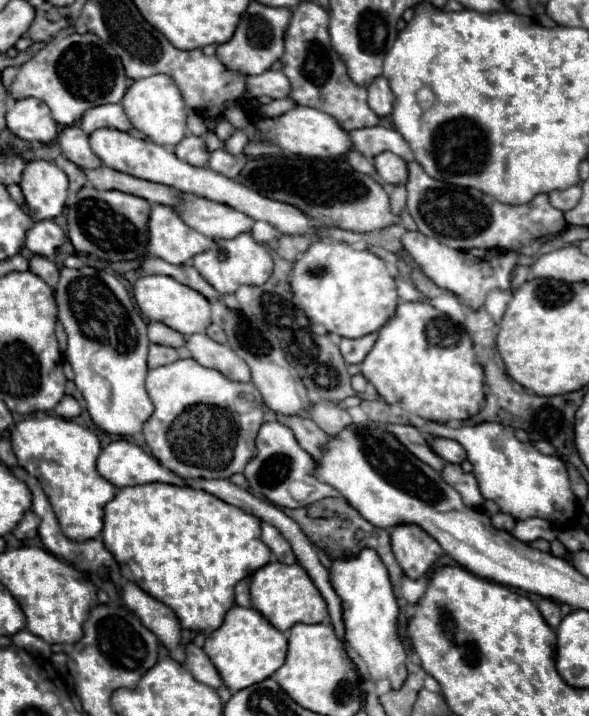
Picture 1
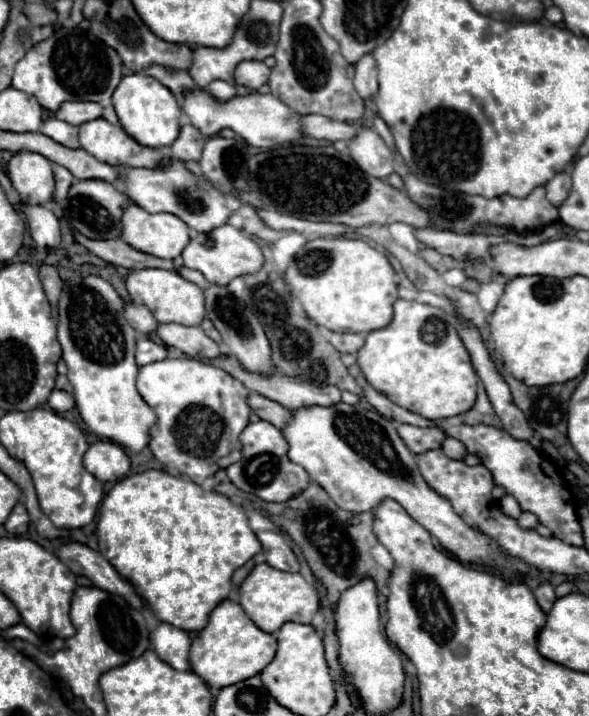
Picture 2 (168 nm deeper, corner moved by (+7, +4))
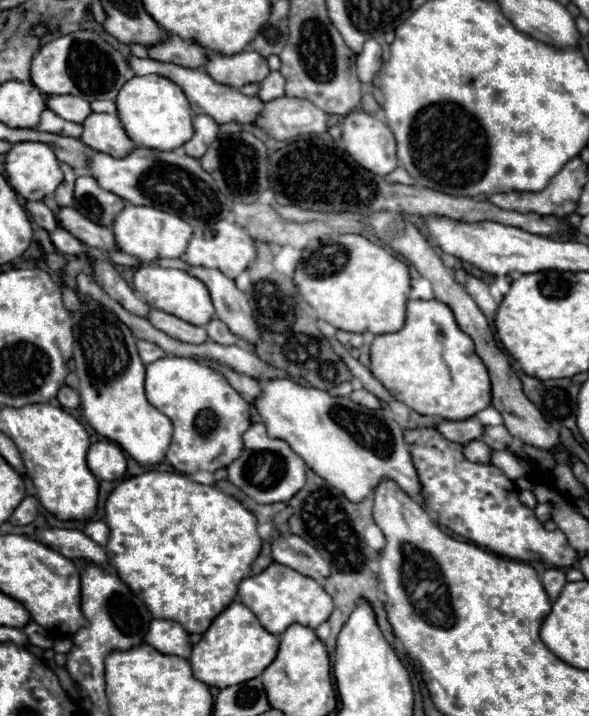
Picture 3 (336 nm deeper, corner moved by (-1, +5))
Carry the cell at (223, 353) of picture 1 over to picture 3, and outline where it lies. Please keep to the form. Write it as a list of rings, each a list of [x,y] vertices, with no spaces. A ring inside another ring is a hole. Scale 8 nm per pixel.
[[[152,309],[150,315],[148,315],[148,321],[164,331],[166,335],[178,339],[178,341],[186,341],[186,343],[206,343],[209,340],[206,335],[206,325],[198,326],[192,325],[192,323],[186,323],[170,313],[164,313],[164,311],[158,311],[158,309]]]

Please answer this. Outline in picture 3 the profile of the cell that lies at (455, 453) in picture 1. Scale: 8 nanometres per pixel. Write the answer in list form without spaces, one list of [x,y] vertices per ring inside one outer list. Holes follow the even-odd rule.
[[[470,441],[464,445],[464,457],[476,463],[490,463],[490,447],[482,441]]]

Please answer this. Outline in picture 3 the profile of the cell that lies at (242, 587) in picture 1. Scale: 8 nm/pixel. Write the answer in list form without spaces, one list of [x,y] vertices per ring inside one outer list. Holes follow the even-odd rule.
[[[264,543],[264,547],[262,547],[262,553],[258,555],[258,559],[254,561],[254,565],[252,565],[252,573],[256,575],[256,573],[260,573],[260,571],[264,571],[268,565],[272,563],[272,555],[270,555],[270,545],[268,543]]]

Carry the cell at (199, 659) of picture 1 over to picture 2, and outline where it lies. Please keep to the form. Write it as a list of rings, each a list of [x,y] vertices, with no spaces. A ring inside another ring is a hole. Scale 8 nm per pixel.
[[[158,624],[156,630],[150,634],[150,644],[160,660],[170,664],[176,670],[190,670],[188,668],[188,648],[190,638],[184,630],[172,624]]]

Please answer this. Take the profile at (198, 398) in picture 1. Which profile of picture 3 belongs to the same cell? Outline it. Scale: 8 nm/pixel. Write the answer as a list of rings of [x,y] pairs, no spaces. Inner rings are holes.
[[[166,355],[146,367],[146,397],[174,423],[172,443],[166,451],[174,469],[186,475],[198,469],[214,473],[242,455],[242,435],[250,427],[250,405],[216,369],[196,359]]]

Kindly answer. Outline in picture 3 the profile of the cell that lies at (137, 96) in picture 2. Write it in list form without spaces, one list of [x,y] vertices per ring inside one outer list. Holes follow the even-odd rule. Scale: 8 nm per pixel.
[[[144,75],[132,77],[124,83],[116,99],[118,117],[128,133],[128,137],[136,143],[136,147],[150,147],[158,151],[172,151],[184,145],[194,129],[192,129],[192,109],[176,83],[164,79],[160,75]]]

